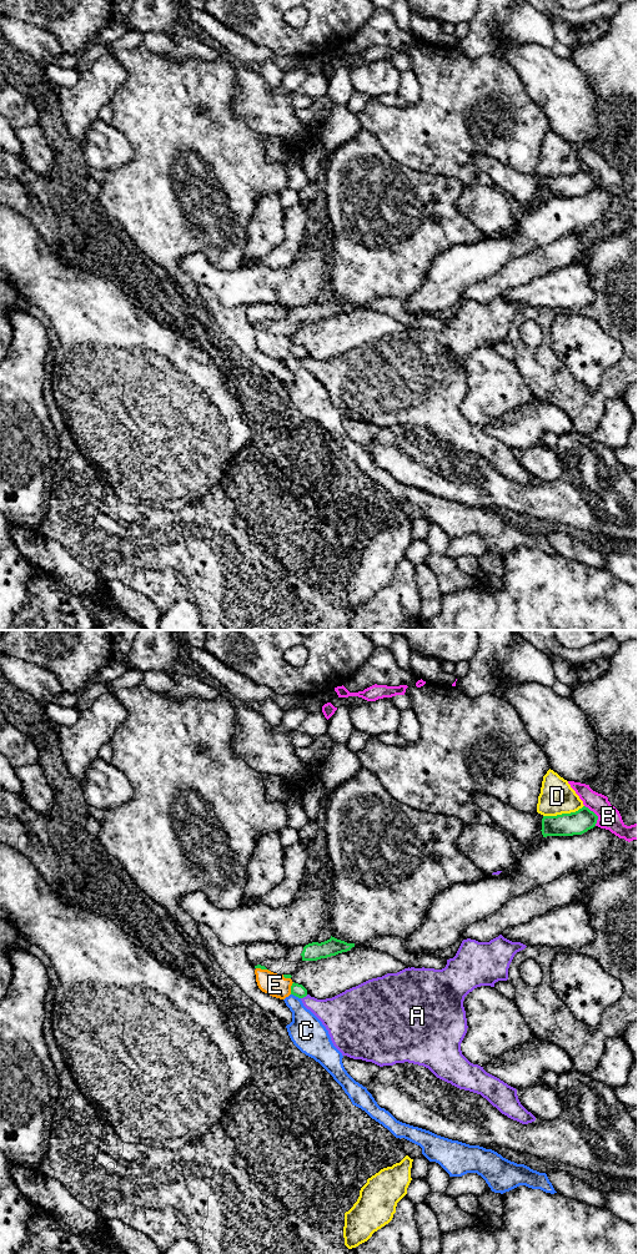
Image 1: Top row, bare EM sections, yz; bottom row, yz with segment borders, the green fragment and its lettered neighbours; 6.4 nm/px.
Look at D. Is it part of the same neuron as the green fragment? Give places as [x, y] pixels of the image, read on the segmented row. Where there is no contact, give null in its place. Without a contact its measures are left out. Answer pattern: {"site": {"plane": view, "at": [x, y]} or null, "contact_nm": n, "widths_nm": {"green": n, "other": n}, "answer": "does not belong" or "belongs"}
{"site": {"plane": "yz", "at": [563, 814]}, "contact_nm": 280, "widths_nm": {"green": 150, "other": 220}, "answer": "does not belong"}

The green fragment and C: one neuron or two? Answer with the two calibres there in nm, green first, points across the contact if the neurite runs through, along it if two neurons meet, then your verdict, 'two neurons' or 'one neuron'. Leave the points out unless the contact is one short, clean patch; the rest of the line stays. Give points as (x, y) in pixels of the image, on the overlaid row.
calibres 80 and 220 nm; border yz (291, 993), (300, 998); two neurons

